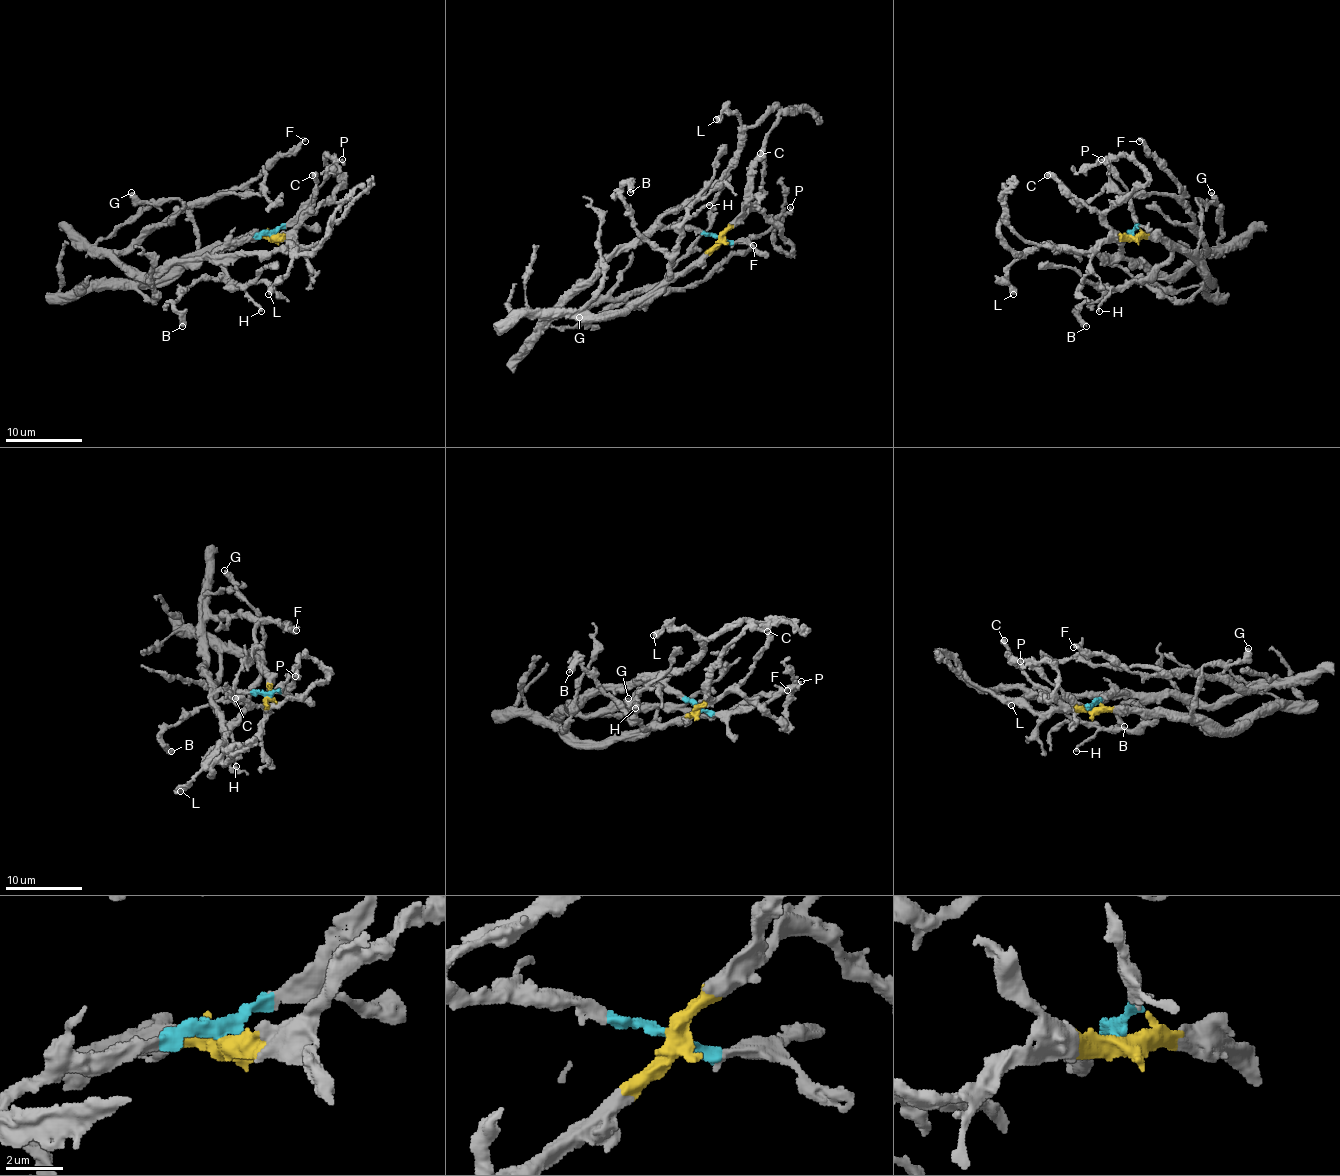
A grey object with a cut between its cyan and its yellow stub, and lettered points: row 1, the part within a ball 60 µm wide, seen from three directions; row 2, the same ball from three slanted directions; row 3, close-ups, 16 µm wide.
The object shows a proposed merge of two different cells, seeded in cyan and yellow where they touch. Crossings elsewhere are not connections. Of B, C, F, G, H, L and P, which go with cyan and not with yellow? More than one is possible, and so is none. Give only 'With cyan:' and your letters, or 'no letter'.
With cyan: F, L, P

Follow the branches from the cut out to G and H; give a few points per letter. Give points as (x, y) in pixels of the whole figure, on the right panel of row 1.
G: (1133, 234), (1156, 234), (1194, 250), (1200, 238), (1200, 205), (1194, 200), (1212, 202), (1212, 192)
H: (1133, 234), (1154, 234), (1169, 248), (1169, 256), (1146, 277), (1110, 290), (1098, 311)

